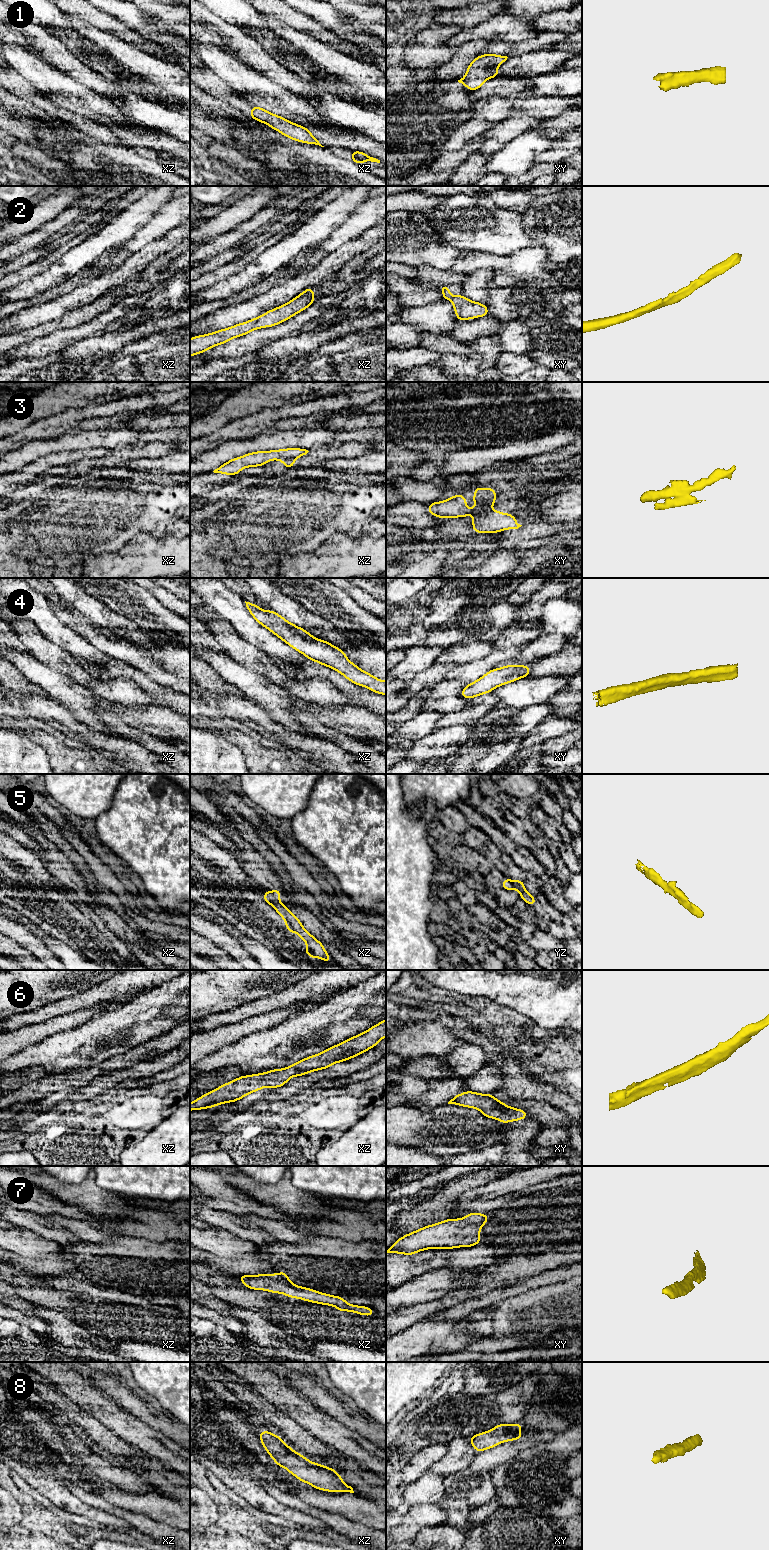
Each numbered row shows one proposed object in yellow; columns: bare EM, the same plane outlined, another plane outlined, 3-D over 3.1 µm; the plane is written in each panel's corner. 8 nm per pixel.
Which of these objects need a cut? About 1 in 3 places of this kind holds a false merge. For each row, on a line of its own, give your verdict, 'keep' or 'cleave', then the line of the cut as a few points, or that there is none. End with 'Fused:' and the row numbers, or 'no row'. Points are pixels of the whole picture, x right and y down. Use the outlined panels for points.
1: keep; no cut
2: keep; no cut
3: cleave; cut in xy along (488, 506), (482, 505), (480, 508), (483, 512), (475, 515)
4: keep; no cut
5: keep; no cut
6: keep; no cut
7: keep; no cut
8: keep; no cut
Fused: 3

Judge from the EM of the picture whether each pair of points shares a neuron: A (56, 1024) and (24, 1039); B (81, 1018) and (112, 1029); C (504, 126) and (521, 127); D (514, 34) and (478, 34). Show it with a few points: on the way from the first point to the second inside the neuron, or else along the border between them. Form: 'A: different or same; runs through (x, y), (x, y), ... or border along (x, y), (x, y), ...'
A: same; runs through (48, 1027), (32, 1034)
B: different; border along (104, 1011), (67, 1031)
C: same; runs through (508, 127), (517, 127)
D: same; runs through (505, 31), (487, 31)

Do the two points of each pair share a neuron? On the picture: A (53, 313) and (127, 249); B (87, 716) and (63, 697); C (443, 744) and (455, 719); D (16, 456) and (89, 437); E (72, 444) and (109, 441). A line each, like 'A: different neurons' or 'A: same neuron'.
A: different neurons
B: same neuron
C: different neurons
D: same neuron
E: same neuron

